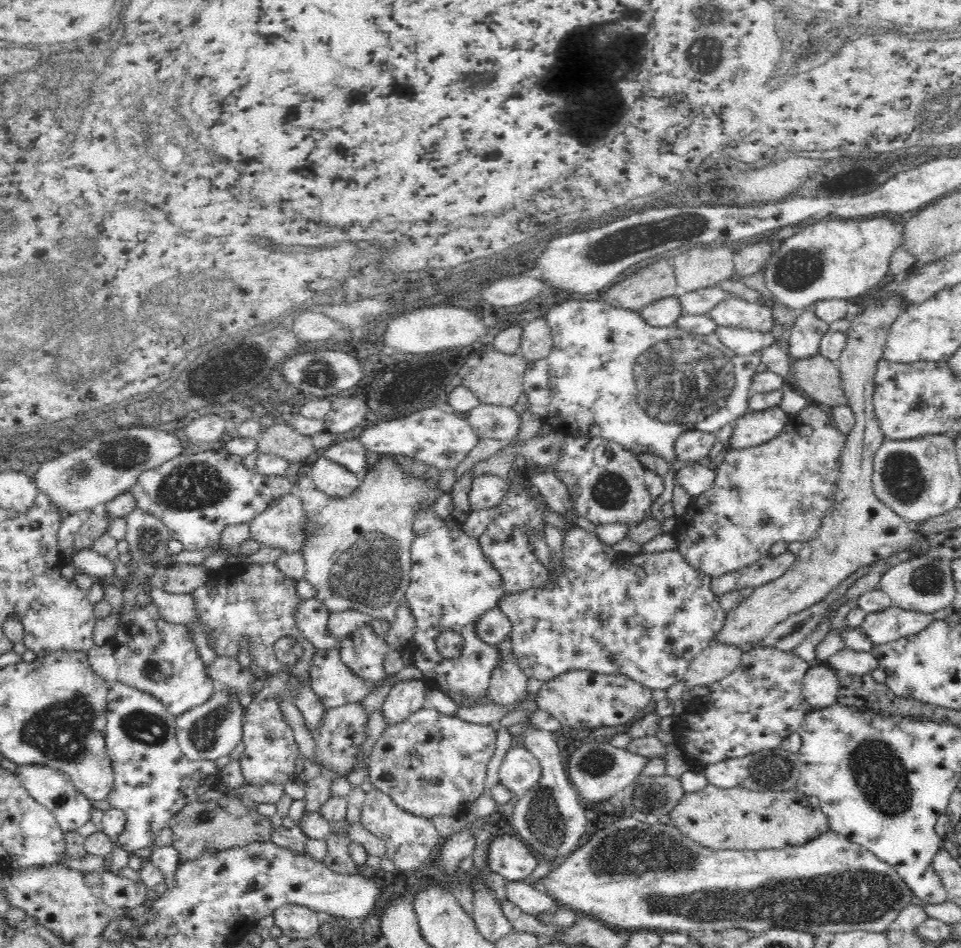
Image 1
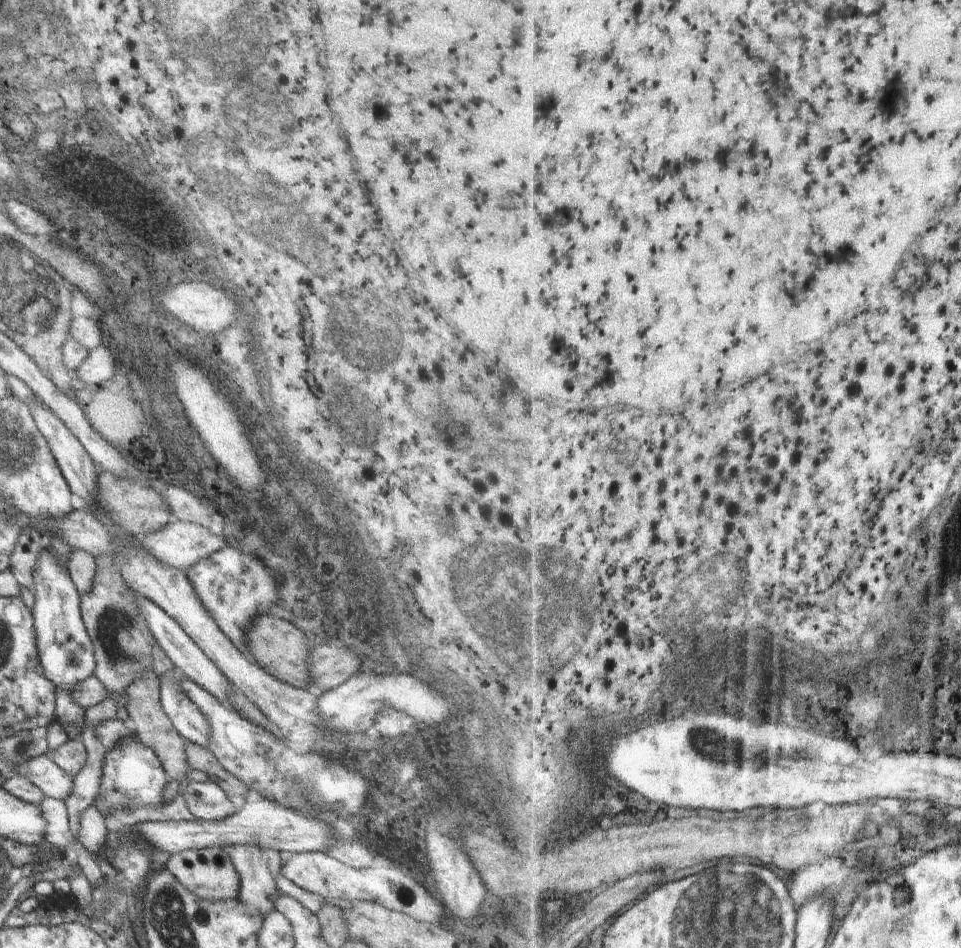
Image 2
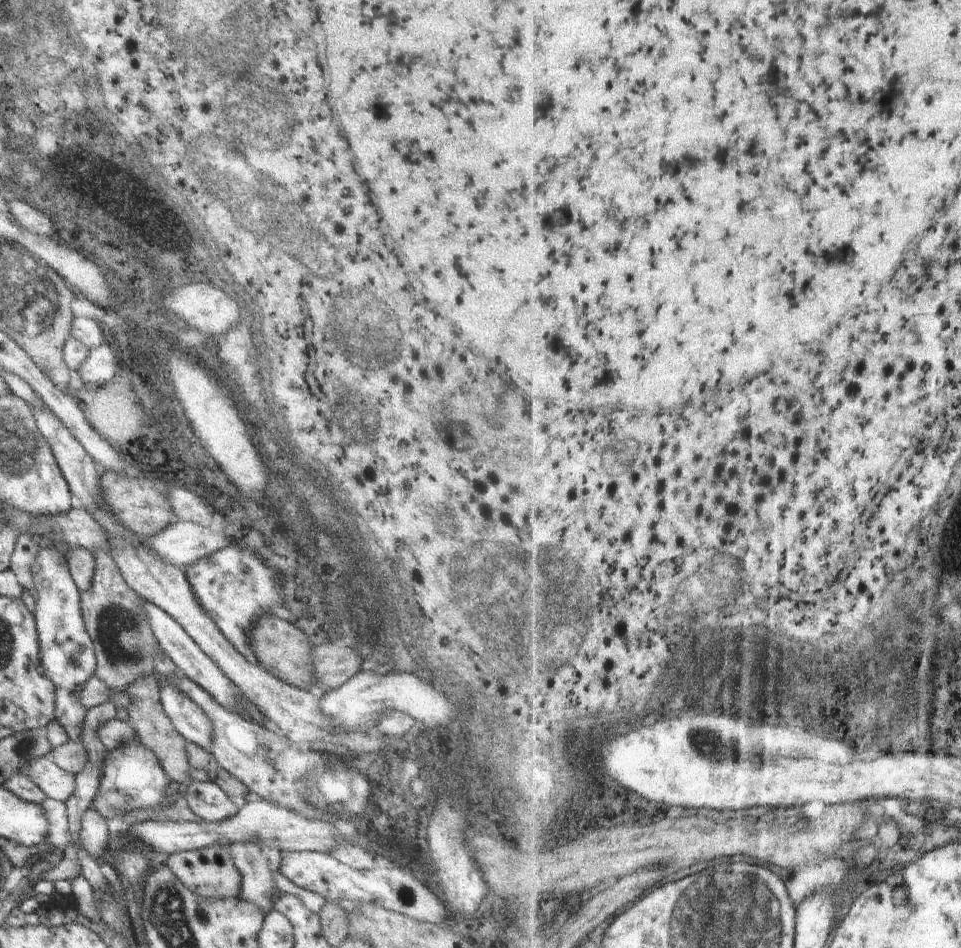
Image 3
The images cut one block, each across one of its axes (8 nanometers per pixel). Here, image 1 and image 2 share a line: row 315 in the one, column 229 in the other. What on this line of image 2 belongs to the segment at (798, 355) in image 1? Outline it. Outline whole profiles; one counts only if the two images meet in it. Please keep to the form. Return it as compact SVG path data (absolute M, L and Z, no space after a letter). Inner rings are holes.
M214 780L204 783L184 782L180 786L179 794L194 819L220 821L234 813L233 806L221 790L220 783Z

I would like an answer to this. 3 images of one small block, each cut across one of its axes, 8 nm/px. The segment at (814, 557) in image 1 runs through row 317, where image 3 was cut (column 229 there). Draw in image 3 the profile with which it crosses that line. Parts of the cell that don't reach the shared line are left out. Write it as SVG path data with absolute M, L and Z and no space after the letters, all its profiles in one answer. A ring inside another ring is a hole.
M212 846L172 854L165 866L185 888L201 898L228 899L240 897L241 877L224 846Z

